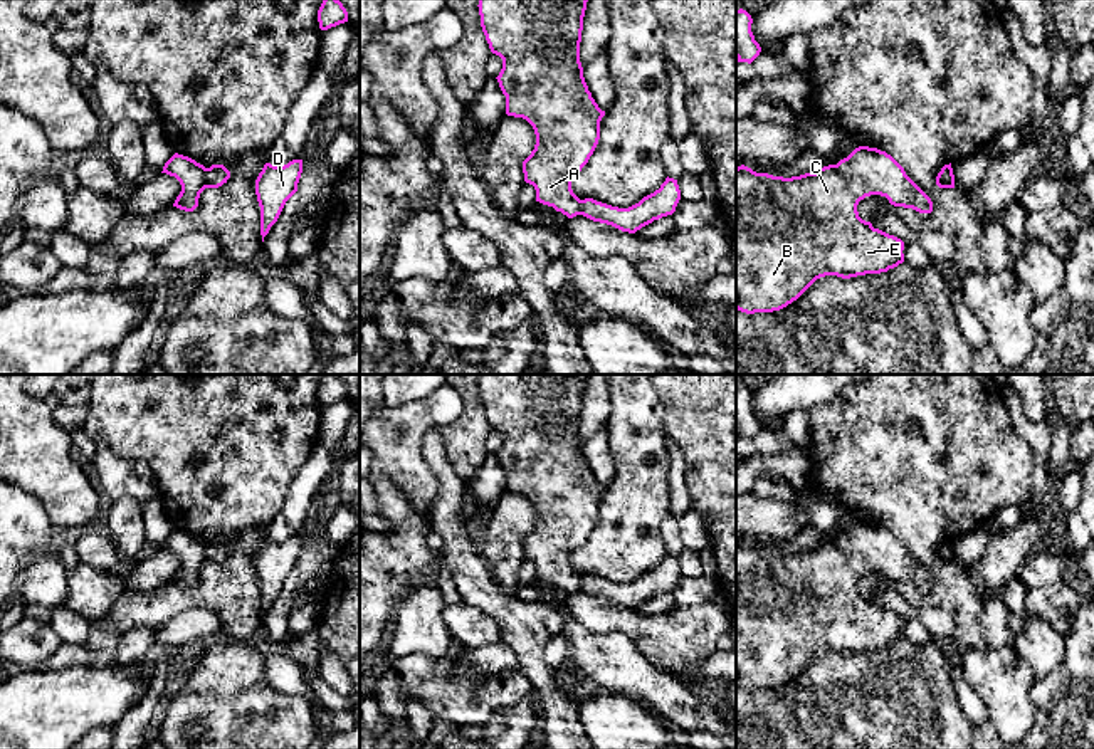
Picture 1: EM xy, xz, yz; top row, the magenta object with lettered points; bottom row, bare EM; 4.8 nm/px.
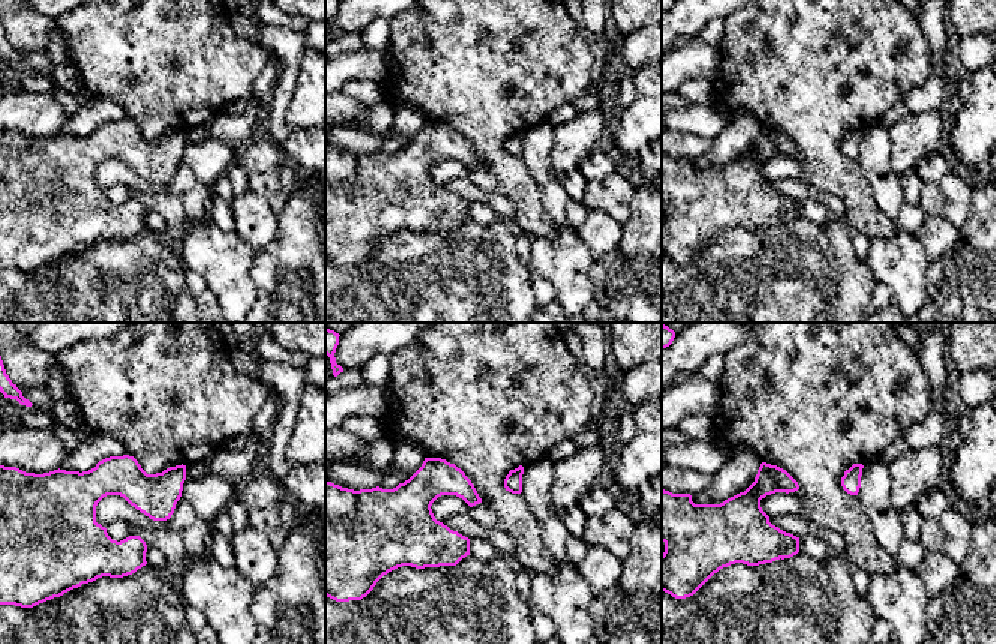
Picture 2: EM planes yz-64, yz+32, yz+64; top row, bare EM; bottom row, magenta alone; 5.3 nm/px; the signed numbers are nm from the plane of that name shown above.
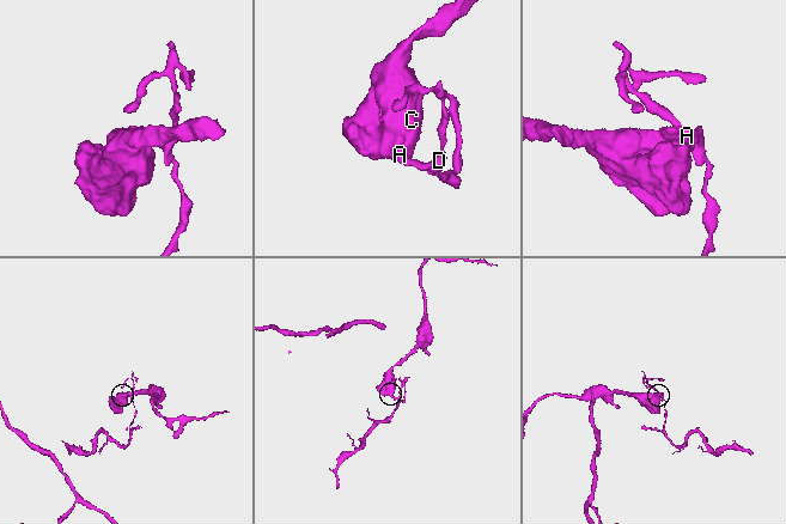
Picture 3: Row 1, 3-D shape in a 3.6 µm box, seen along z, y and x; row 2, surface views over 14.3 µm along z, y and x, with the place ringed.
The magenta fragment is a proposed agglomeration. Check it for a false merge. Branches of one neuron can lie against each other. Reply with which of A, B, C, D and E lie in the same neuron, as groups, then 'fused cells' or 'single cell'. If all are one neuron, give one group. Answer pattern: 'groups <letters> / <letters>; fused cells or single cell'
groups A B C E / D; fused cells

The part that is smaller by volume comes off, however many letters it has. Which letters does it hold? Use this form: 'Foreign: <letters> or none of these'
Foreign: D

